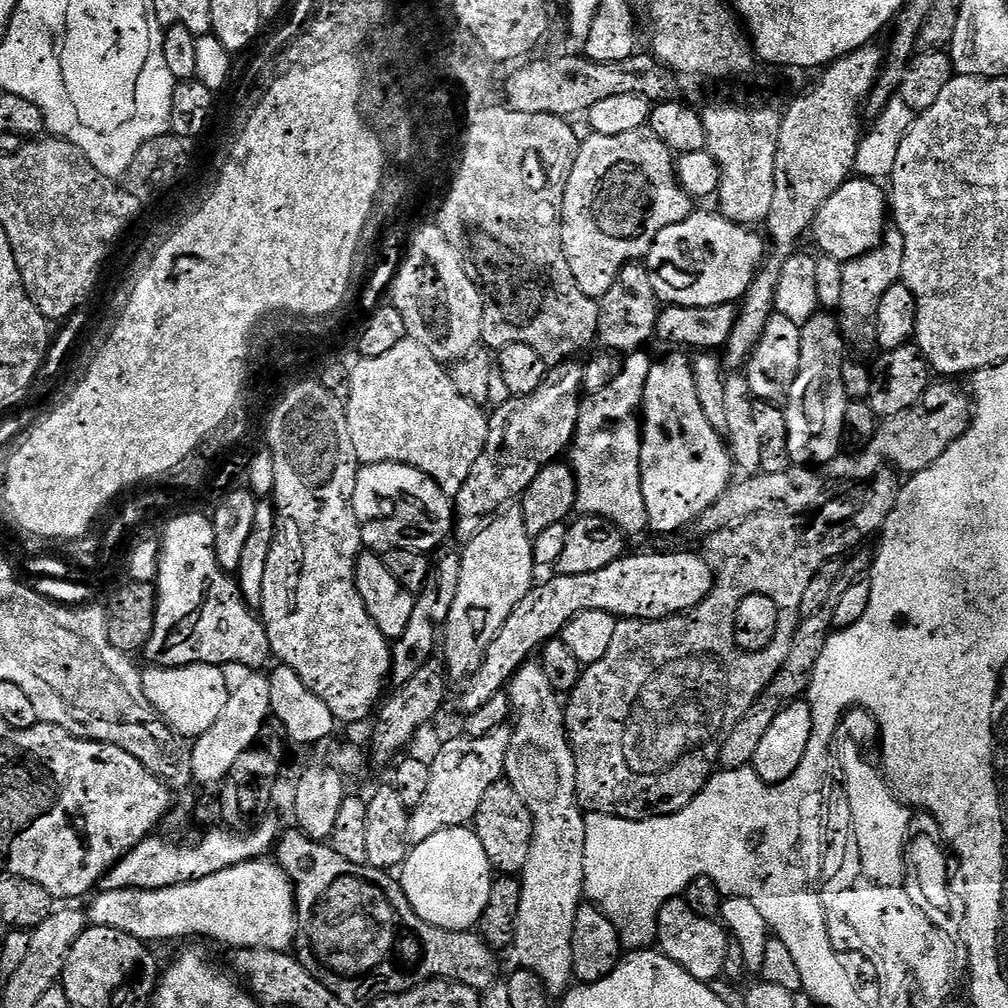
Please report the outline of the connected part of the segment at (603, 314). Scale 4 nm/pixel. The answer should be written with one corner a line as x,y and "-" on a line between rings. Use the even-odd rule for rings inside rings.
633,262
626,265
616,275
610,290
598,303
600,313
596,335
607,351
617,354
639,352
648,339
656,336
656,323
662,304
656,298
654,282
650,282
650,274
643,263

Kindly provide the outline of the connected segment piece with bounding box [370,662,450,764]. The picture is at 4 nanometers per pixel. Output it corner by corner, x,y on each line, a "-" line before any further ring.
429,662
414,674
414,678
410,678
410,682
393,687
392,697
390,692
374,716
376,725
372,728
371,759
373,756
380,764
386,763
387,760
395,761
401,755
399,752
415,738
416,731
427,720
432,720
439,714
440,707
444,704
444,695
448,692
448,684
450,685
450,680
446,675
445,665
440,662

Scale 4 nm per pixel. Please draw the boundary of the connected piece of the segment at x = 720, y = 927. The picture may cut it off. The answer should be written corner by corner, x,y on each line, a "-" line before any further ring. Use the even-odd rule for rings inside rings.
683,898
667,900
662,906
656,923
656,939
659,951
678,962
678,966
682,966
682,970
686,970
694,978
716,982
712,980
719,981
723,977
729,933
723,923
694,914
694,910
690,910

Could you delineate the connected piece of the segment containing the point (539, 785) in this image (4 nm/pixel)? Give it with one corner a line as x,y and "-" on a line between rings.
527,662
518,669
515,676
512,677
507,689
508,703
511,711
516,716
516,729
511,729
508,737
508,749
506,750
506,760
504,762
503,779
513,788
518,794
518,798
522,798
522,802
526,806
526,810
530,810
532,815
532,841
530,842
530,855
522,873
521,883
521,905
518,906
517,916
517,930
514,943
514,951
519,967
528,968
534,974
538,974
538,978
542,978
542,982
547,988
549,997
560,998
568,991
570,985
573,983
573,966
574,966
574,946
571,938
574,937
574,920
575,915
582,905
582,897
584,896
584,843
586,842
586,822
584,821
585,813
580,807
578,798
576,797
576,759
572,753
572,744
568,741
568,731
564,728
564,709
562,707
561,697
550,686
549,679
542,670
539,662

